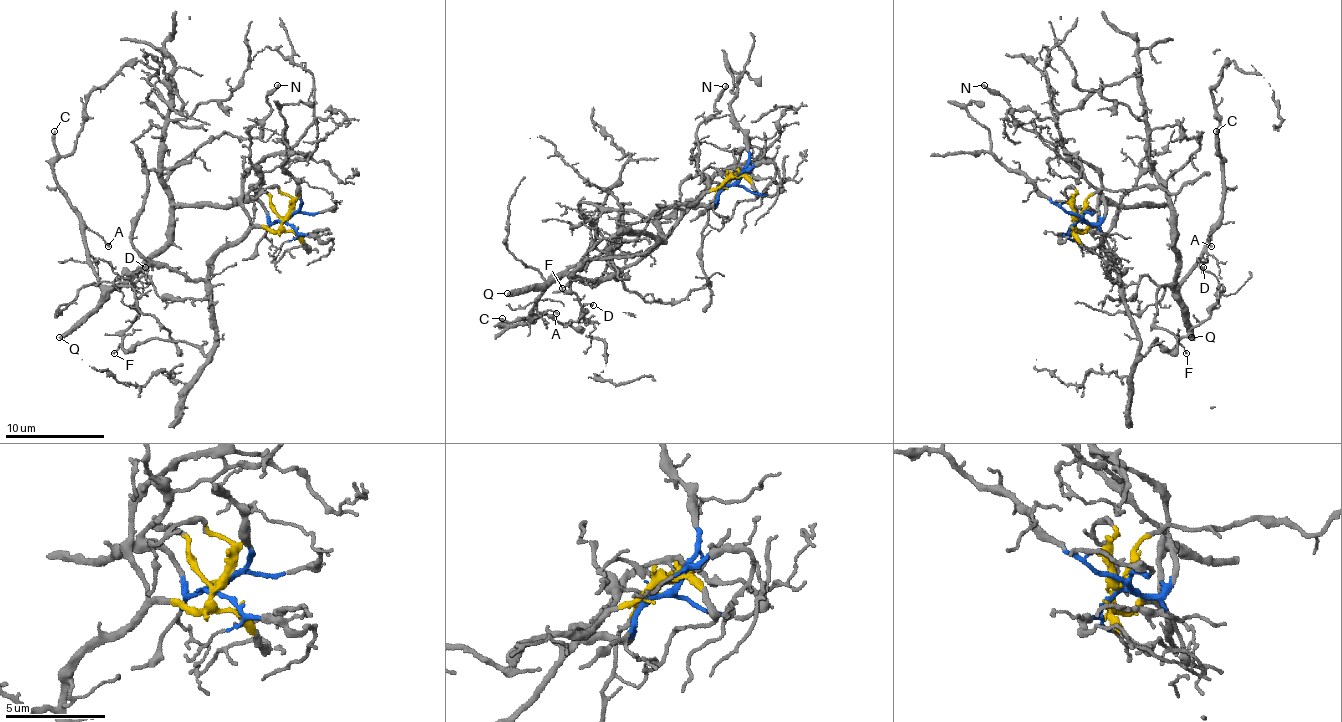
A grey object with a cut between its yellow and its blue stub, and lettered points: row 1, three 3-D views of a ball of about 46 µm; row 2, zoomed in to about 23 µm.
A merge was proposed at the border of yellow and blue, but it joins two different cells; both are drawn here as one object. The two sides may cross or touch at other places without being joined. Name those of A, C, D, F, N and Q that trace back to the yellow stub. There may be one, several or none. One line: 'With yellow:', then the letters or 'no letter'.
With yellow: D, F

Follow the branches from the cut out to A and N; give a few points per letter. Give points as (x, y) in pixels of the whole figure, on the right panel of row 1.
A: (1078, 217), (1095, 222), (1105, 200), (1165, 205), (1177, 287), (1214, 229), (1207, 237), (1212, 247)
N: (1078, 217), (1095, 222), (1105, 207), (1100, 192), (1053, 145), (1013, 118), (1010, 105), (983, 85)

